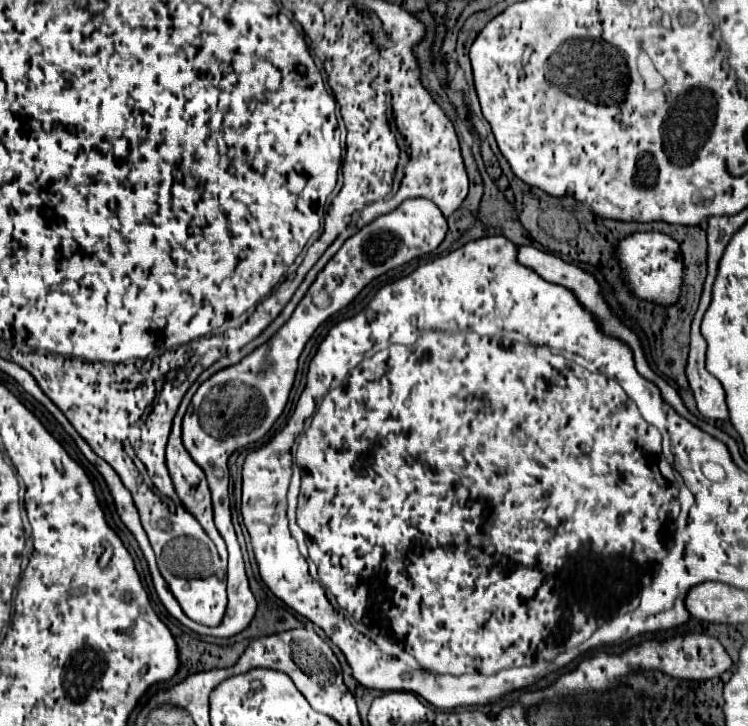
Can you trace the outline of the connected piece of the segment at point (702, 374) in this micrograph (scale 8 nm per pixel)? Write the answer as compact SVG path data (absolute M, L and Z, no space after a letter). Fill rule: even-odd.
M701 300L697 314L693 316L693 322L691 322L691 344L689 344L685 374L690 389L693 390L699 412L705 418L725 420L729 416L727 404L725 404L725 390L721 382L715 376L711 376L705 368L705 346L707 344L699 332L699 324L701 324L701 318L707 306L709 306L709 300Z

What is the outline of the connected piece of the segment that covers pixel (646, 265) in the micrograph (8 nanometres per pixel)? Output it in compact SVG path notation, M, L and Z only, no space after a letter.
M639 232L627 236L617 246L617 258L621 262L627 284L639 298L653 300L663 306L669 306L677 300L683 282L683 262L679 254L679 244L671 236L659 232Z

